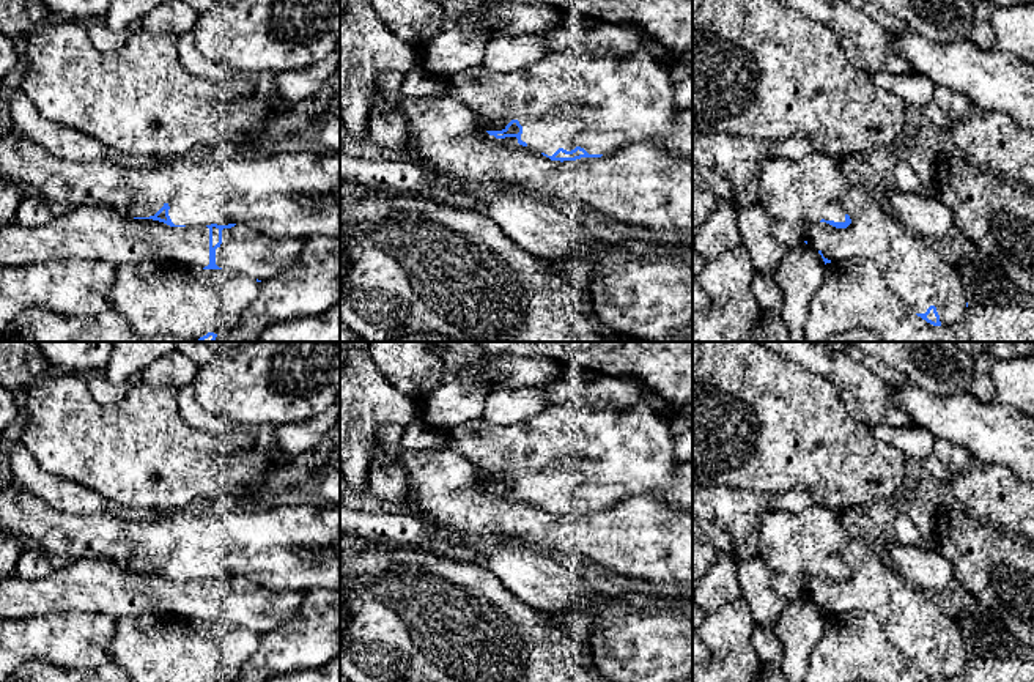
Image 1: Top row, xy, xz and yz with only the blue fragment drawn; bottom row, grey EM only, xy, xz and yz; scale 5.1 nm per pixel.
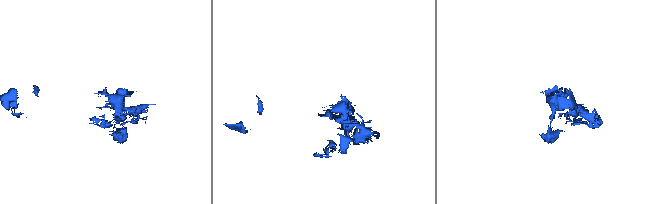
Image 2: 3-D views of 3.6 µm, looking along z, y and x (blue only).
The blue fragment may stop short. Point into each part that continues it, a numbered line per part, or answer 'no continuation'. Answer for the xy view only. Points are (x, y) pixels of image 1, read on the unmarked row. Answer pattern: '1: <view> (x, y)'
1: xy (95, 583)
2: xy (246, 604)

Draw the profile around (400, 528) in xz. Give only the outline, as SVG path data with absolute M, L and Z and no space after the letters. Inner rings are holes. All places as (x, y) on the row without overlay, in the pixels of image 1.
M340 474L340 534L360 537L370 542L422 547L439 556L461 562L480 562L477 547L447 536L436 526L422 521L400 509L384 513L353 512L342 504L346 480Z

